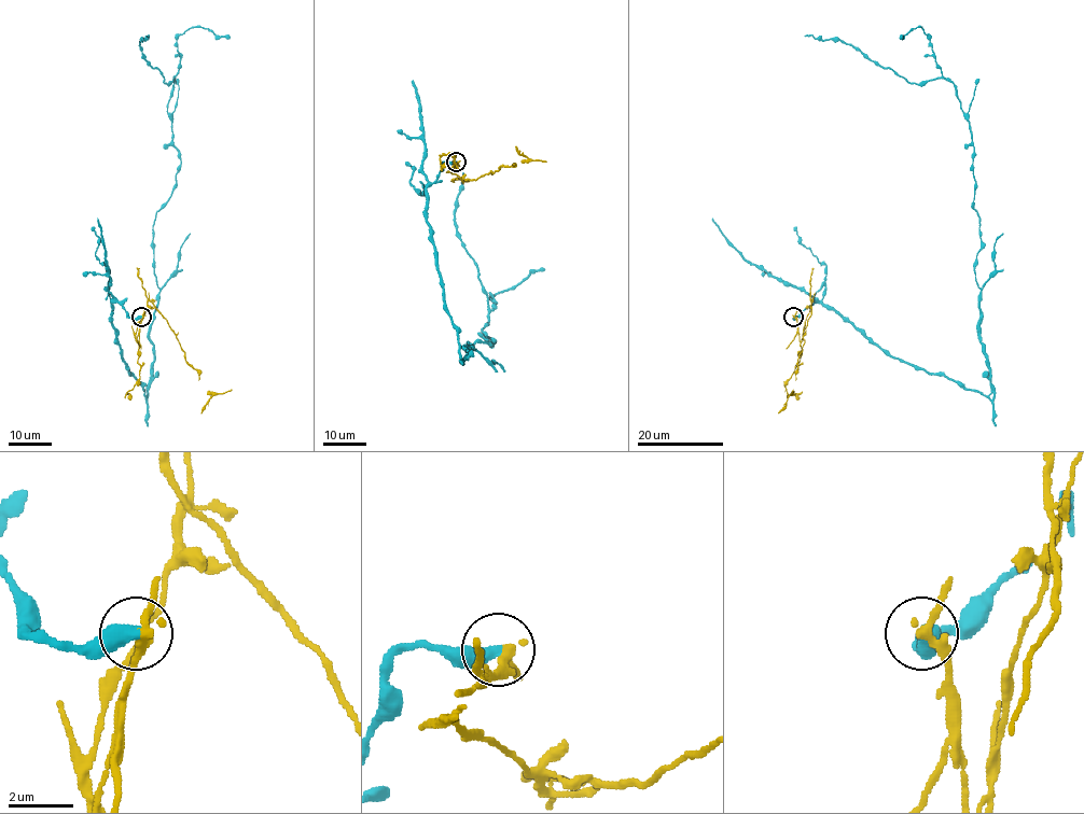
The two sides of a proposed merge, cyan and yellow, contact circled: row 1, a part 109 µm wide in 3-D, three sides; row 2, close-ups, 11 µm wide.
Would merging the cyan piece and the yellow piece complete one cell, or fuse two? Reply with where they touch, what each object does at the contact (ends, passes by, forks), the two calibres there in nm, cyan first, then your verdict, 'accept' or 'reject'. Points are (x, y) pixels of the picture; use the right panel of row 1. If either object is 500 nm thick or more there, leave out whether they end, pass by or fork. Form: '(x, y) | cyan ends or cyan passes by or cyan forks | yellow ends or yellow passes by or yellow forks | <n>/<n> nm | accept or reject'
(793, 317) | cyan ends | yellow passes by | 480/260 nm | reject

